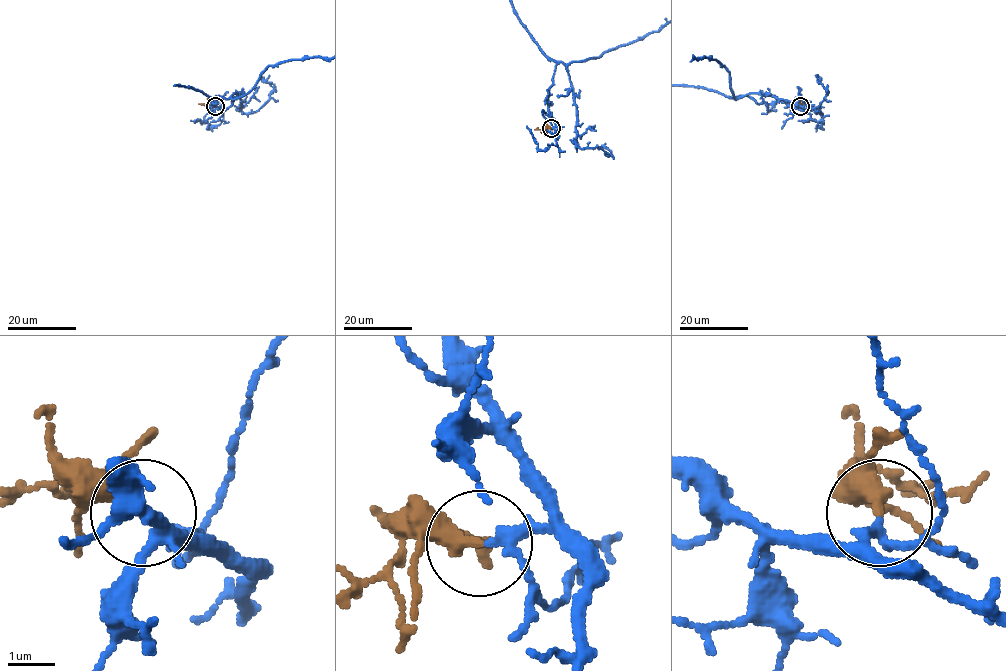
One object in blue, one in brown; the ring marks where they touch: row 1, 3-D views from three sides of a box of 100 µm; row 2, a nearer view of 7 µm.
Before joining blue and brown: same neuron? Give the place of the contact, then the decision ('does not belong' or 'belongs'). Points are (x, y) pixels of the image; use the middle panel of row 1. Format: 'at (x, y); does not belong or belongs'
at (551, 128); belongs

